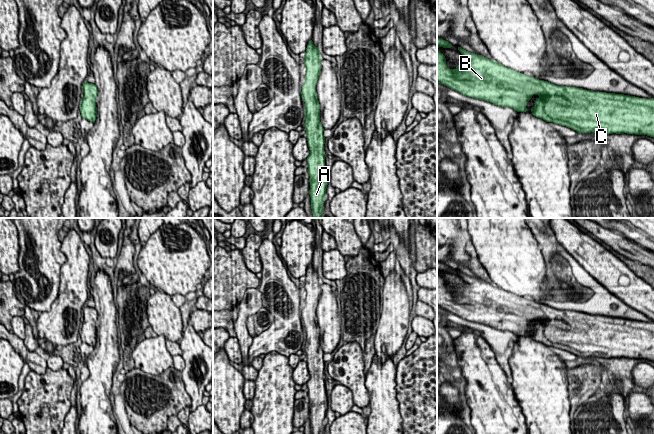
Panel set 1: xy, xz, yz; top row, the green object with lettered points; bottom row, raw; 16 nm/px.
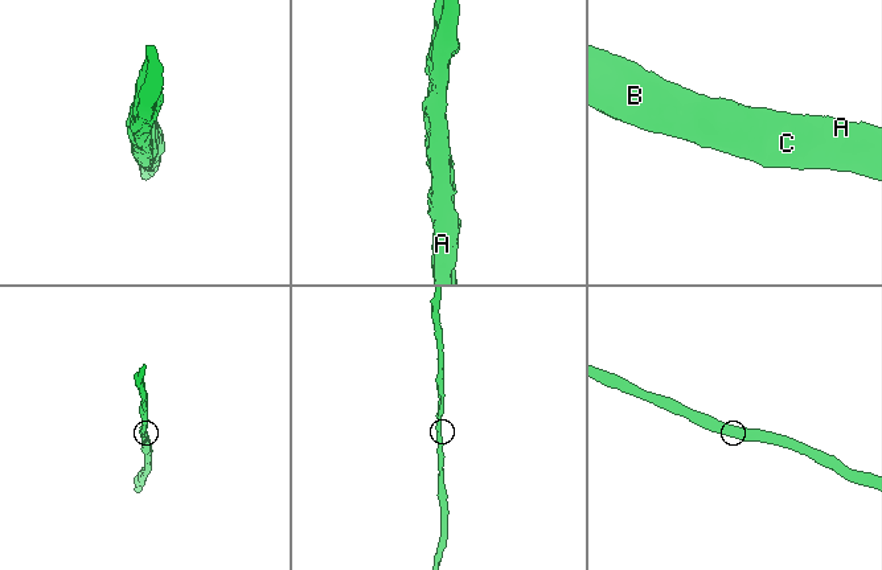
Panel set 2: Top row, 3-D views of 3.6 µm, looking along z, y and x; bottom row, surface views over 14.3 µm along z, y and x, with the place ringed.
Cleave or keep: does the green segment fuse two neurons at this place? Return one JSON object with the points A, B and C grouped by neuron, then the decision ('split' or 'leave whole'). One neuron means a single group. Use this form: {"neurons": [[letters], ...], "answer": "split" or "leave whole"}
{"neurons": [["A", "B", "C"]], "answer": "leave whole"}

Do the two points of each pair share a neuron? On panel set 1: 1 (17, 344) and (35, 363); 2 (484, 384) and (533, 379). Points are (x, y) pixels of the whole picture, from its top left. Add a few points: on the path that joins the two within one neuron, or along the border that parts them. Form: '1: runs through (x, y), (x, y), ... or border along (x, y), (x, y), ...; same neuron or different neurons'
1: runs through (21, 349), (30, 358); same neuron
2: border along (510, 384), (519, 406); different neurons

